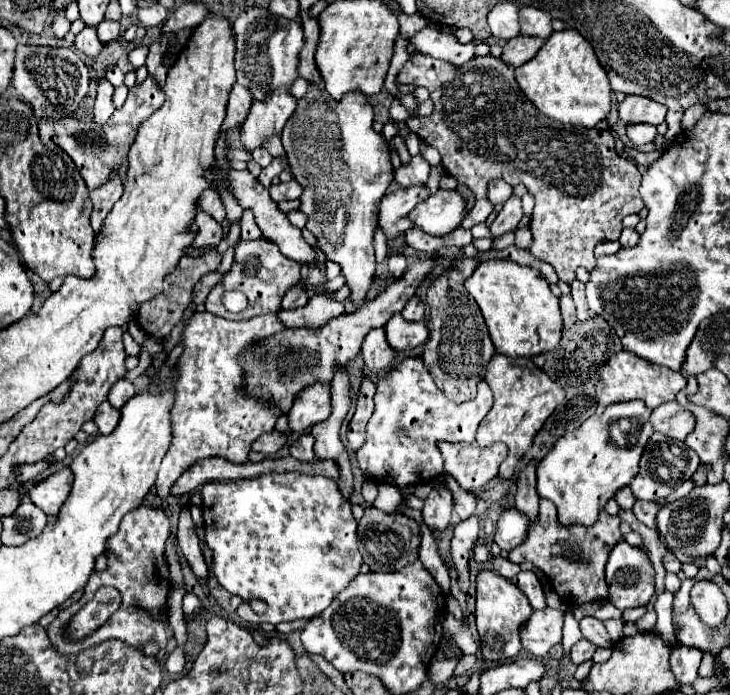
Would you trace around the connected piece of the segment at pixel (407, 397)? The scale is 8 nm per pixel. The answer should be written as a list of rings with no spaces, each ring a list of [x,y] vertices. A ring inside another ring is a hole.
[[[422,357],[402,359],[384,377],[380,377],[376,387],[378,389],[374,395],[374,415],[368,421],[366,443],[356,451],[356,459],[358,459],[360,471],[368,473],[372,477],[372,481],[376,481],[376,483],[384,481],[384,483],[390,483],[396,487],[428,483],[428,481],[434,481],[438,475],[442,475],[444,467],[442,467],[442,457],[436,447],[436,441],[474,441],[480,421],[492,407],[492,391],[486,381],[478,383],[478,395],[472,401],[466,401],[462,405],[448,401],[436,387],[434,379],[430,377],[430,371],[426,369]]]

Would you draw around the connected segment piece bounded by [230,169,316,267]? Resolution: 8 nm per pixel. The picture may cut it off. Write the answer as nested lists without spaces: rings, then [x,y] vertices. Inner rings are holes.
[[[244,169],[244,171],[230,171],[230,187],[232,187],[232,193],[236,195],[238,203],[240,203],[244,209],[252,209],[252,211],[254,211],[254,217],[256,217],[256,223],[258,223],[262,235],[264,235],[266,239],[270,239],[272,243],[276,243],[276,245],[280,247],[282,255],[290,257],[292,261],[296,261],[296,263],[300,263],[300,265],[302,265],[302,263],[308,265],[308,267],[314,267],[314,265],[316,265],[316,251],[304,241],[300,229],[294,227],[294,225],[288,221],[288,217],[278,209],[278,203],[270,197],[270,191],[268,191],[266,187],[262,187],[262,185],[252,177],[252,173],[250,173],[248,169]]]

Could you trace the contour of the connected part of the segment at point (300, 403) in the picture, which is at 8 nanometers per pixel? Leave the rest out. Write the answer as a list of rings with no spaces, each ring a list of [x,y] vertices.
[[[312,385],[304,389],[288,411],[288,425],[294,433],[302,433],[330,415],[330,385]]]

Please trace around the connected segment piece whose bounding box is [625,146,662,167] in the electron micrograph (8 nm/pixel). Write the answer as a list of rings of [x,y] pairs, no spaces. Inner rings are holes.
[[[625,147],[625,151],[629,154],[631,158],[638,163],[638,165],[642,165],[642,167],[650,167],[654,161],[656,161],[660,156],[661,152],[650,152],[650,153],[640,153],[635,148]]]

